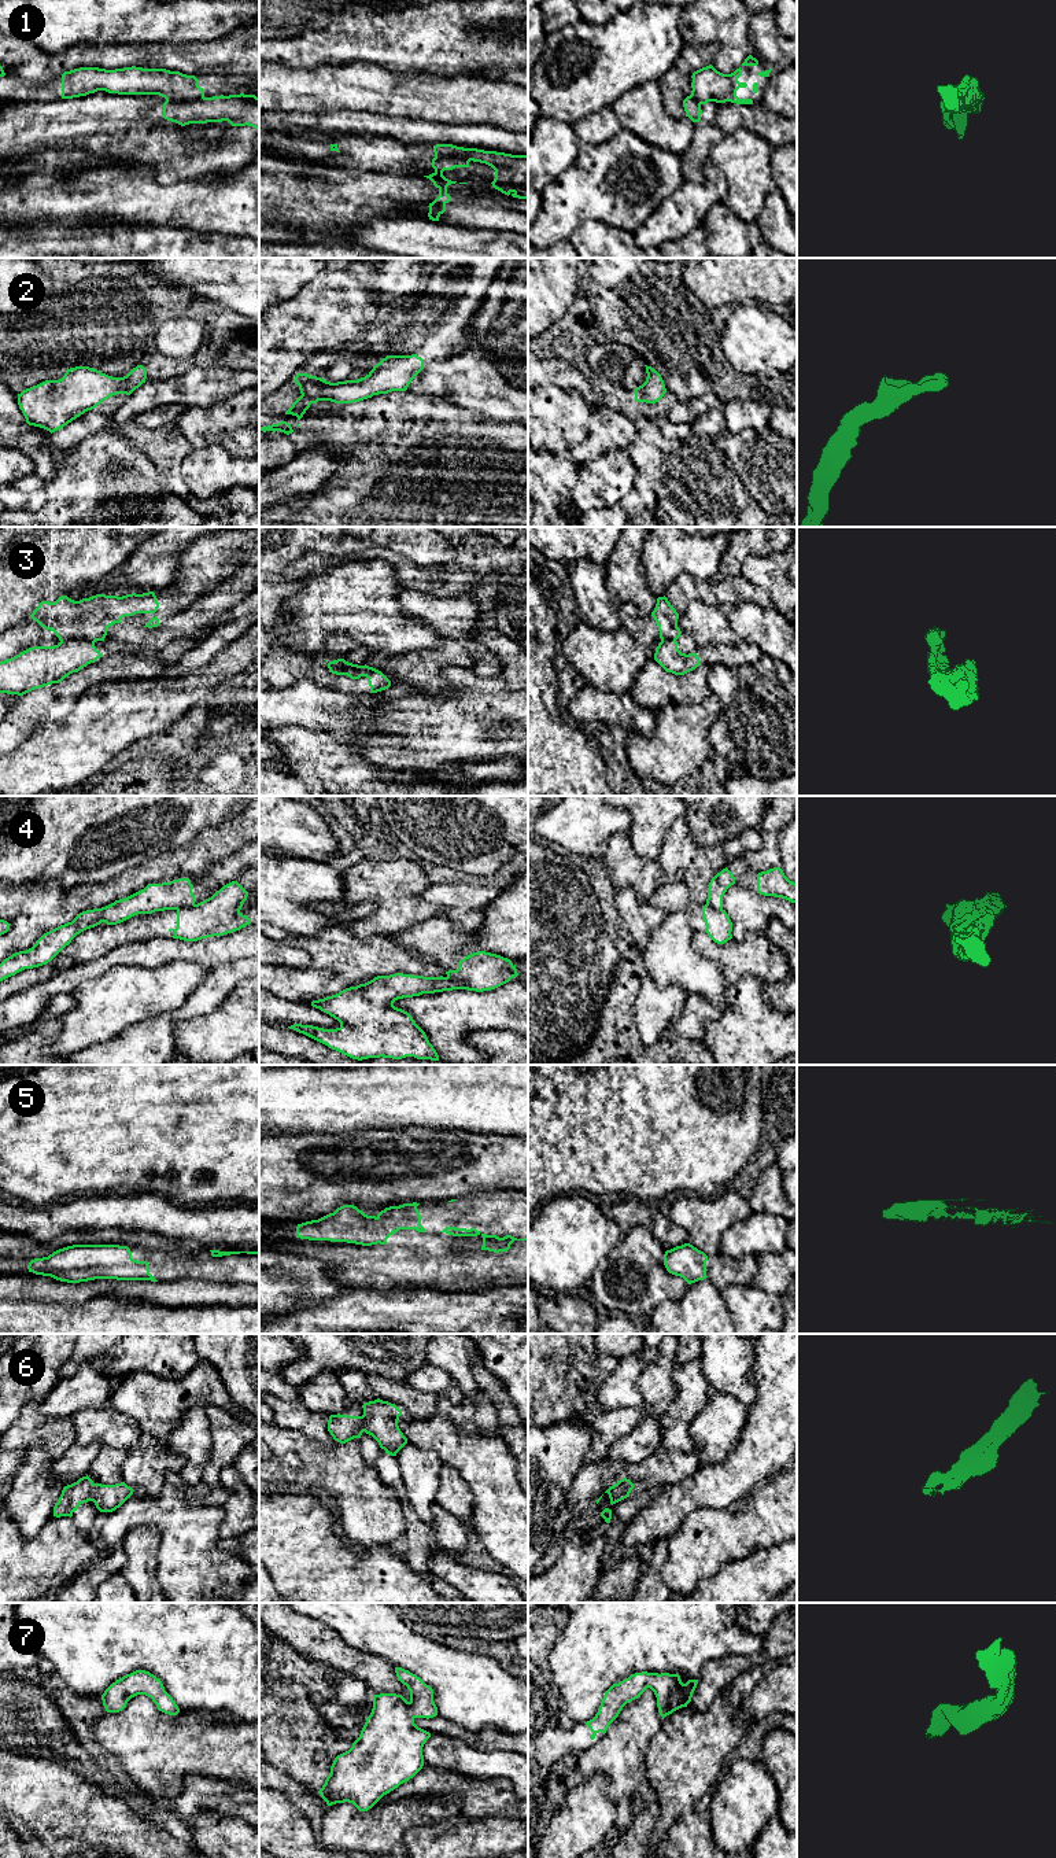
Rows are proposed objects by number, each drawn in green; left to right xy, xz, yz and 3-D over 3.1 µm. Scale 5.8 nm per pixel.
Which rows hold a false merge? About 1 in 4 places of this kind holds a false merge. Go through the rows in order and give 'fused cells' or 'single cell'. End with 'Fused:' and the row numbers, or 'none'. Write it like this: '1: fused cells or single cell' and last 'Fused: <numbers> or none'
1: fused cells
2: single cell
3: fused cells
4: fused cells
5: single cell
6: fused cells
7: single cell
Fused: 1, 3, 4, 6

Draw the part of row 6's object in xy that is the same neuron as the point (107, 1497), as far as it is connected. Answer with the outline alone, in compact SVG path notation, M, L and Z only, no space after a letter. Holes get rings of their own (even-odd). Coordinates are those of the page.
M125 1482L115 1485L93 1483L92 1496L100 1512L112 1512L119 1508L132 1494L133 1489Z

